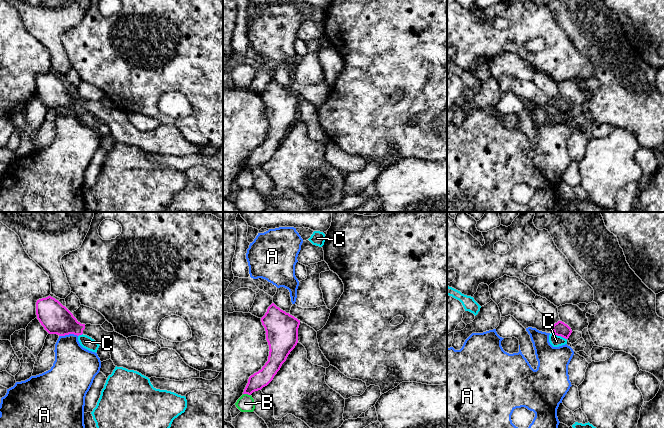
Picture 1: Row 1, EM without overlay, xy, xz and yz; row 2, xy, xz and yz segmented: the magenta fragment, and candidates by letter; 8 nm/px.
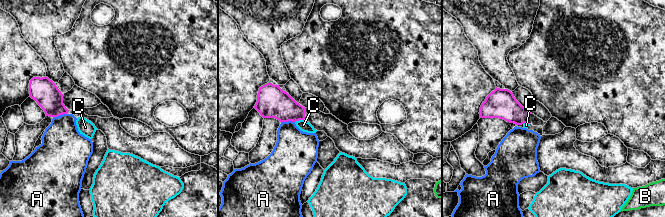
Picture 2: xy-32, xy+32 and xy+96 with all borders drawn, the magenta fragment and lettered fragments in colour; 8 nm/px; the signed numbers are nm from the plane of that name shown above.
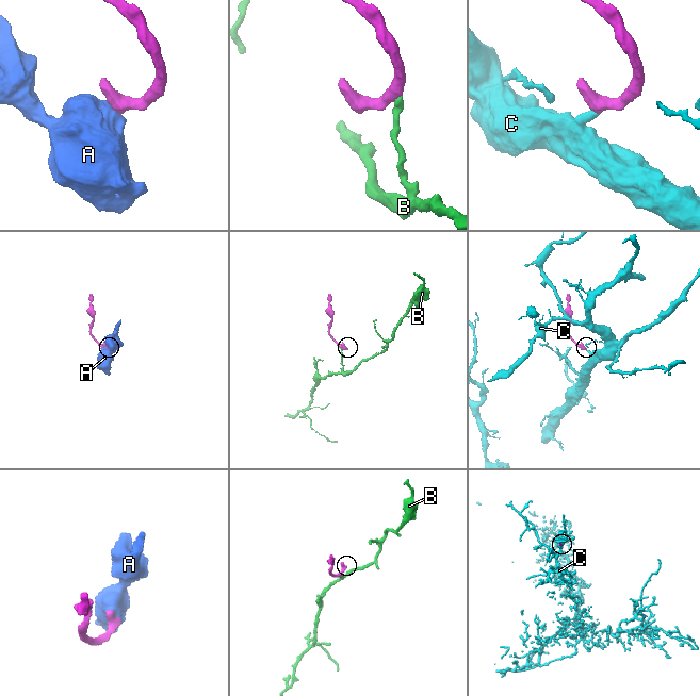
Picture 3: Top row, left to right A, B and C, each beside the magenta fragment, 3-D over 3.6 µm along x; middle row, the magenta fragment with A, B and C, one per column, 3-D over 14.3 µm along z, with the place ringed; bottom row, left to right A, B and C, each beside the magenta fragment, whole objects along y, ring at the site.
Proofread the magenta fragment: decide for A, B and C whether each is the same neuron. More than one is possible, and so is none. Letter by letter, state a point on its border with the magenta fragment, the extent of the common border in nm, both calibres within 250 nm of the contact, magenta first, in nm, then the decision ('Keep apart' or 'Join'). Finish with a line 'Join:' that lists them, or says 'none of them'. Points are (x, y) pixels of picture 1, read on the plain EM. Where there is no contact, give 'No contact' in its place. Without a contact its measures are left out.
A: Touches magenta at xy (68, 110). Shared border 150 nm. Thickness 240 nm (magenta) against 320 nm. Keep apart
B: Touches magenta at xz (247, 169). Shared border 70 nm. Thickness 140 nm (magenta) against 140 nm. Keep apart
C: Touches magenta at yz (560, 111). Shared border 120 nm. Thickness 110 nm (magenta) against 90 nm. Keep apart
Join: none of them

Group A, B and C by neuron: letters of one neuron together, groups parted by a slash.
A / B / C

